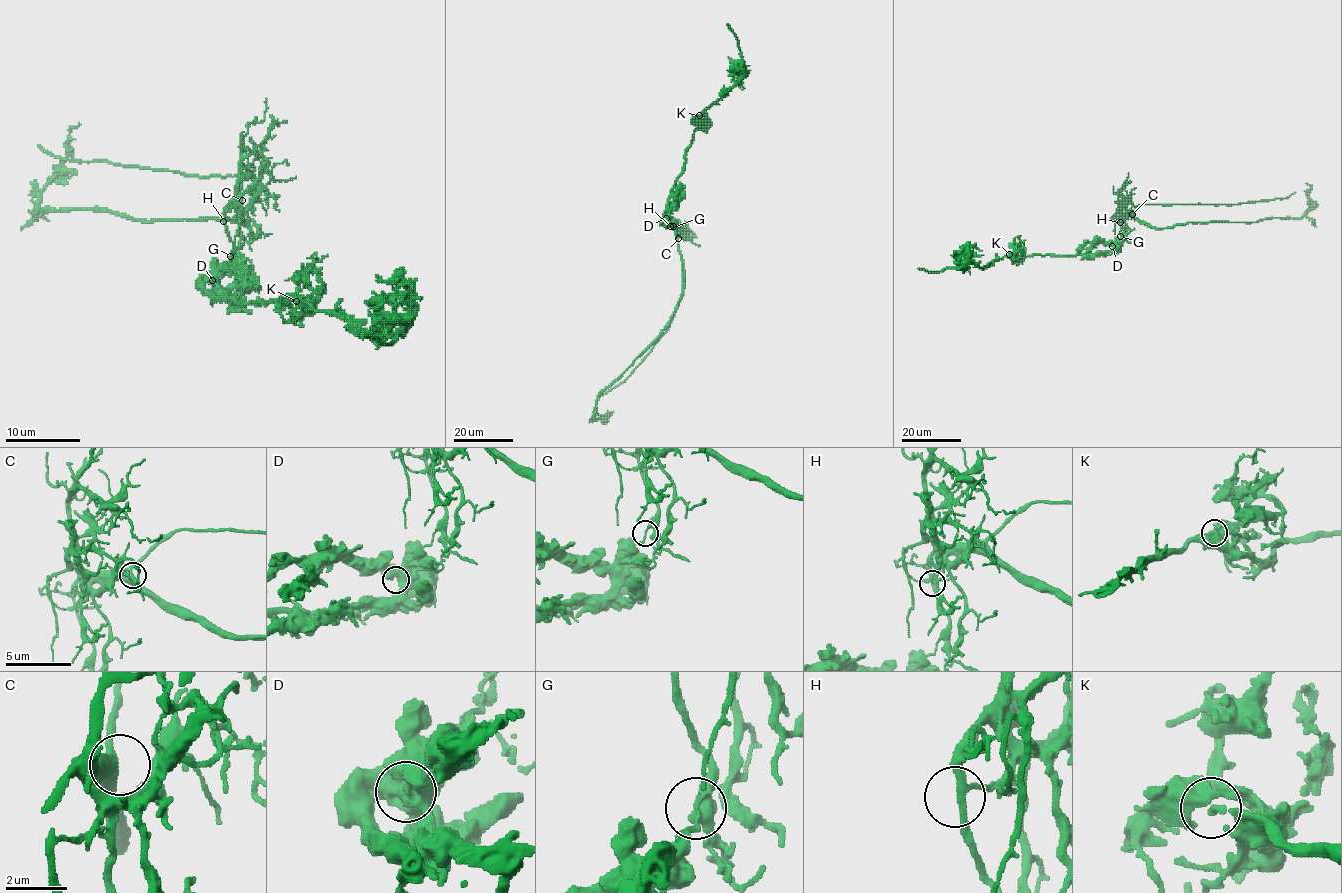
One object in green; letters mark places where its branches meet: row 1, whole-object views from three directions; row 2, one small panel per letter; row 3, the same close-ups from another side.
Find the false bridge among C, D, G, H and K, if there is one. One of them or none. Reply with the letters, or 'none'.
G

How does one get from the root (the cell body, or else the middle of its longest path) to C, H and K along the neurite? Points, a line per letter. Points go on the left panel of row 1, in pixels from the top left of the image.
C: (238, 228), (234, 206), (242, 200)
H: (238, 228), (236, 217), (223, 221)
K: (238, 228), (238, 252), (220, 275), (216, 297), (279, 302), (301, 315), (307, 302), (296, 301)

